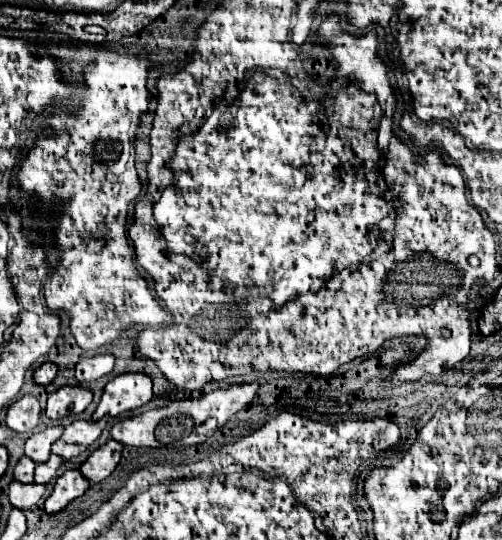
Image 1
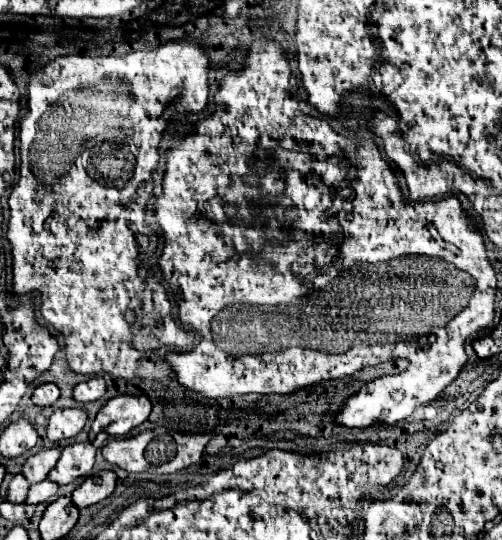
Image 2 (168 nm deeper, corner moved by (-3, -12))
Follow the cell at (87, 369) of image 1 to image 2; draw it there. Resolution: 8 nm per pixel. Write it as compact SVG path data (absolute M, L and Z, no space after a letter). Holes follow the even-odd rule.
M94 376L86 382L80 382L74 386L74 398L78 402L90 402L90 400L98 400L102 398L106 392L106 382L100 376Z

